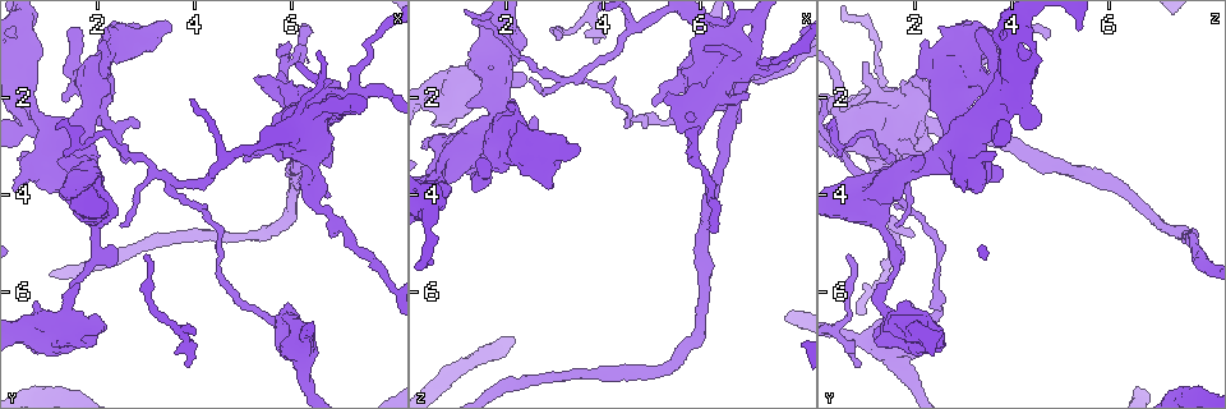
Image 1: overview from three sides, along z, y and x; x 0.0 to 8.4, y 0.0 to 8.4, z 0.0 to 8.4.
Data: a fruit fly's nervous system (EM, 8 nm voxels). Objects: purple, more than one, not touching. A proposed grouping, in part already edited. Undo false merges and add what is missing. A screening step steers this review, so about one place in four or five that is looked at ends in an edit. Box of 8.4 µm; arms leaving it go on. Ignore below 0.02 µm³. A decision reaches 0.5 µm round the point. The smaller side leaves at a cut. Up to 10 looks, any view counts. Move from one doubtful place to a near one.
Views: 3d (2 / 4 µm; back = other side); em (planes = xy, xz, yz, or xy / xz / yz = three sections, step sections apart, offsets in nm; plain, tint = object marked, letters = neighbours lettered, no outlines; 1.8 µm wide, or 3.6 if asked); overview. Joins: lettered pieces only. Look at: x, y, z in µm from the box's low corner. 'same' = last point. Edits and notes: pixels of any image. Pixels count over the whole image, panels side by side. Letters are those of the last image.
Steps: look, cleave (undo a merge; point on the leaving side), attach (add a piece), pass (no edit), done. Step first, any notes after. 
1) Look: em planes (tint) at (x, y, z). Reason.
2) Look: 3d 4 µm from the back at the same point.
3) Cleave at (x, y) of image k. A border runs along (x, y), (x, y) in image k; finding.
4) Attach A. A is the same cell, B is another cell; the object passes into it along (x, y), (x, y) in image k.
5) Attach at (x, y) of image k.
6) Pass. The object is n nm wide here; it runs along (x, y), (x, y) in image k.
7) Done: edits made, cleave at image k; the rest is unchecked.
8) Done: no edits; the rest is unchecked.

Look: 3d 4 µm at (5.60, 6.60, 2.35). Calibre changes.

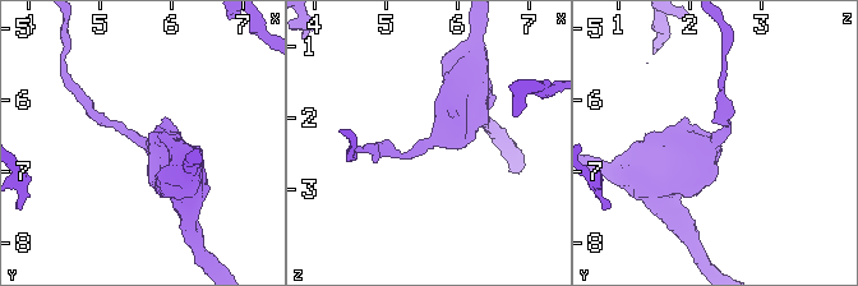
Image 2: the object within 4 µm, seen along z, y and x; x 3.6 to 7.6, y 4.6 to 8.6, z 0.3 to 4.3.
Look: em planes (tint) at (5.60, 6.60, 2.40). Shape alone is not enough.

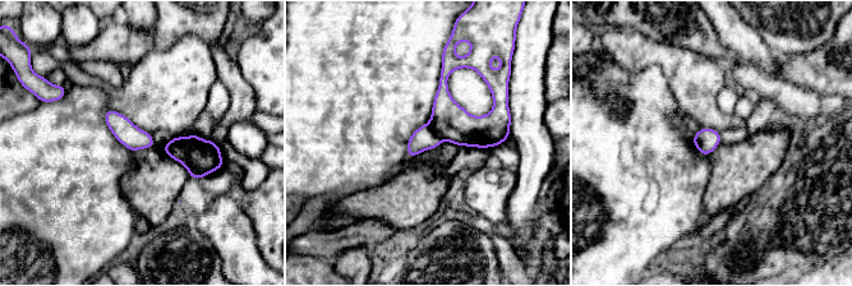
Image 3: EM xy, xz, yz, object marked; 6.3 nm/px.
Look: em planes (letters) at the same point. What lies round it.

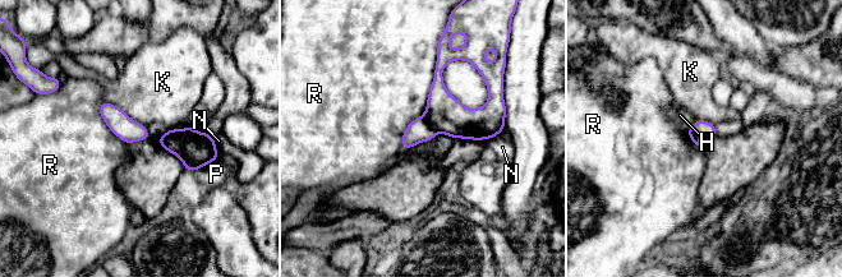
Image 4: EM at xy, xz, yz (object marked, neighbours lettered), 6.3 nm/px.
Cleave at (447, 115) of image 4. H, K, N, P and R are other cells; a border runs along (423, 115), (437, 133) in image 4; two neurons meet here.

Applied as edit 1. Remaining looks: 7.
Look: overview.

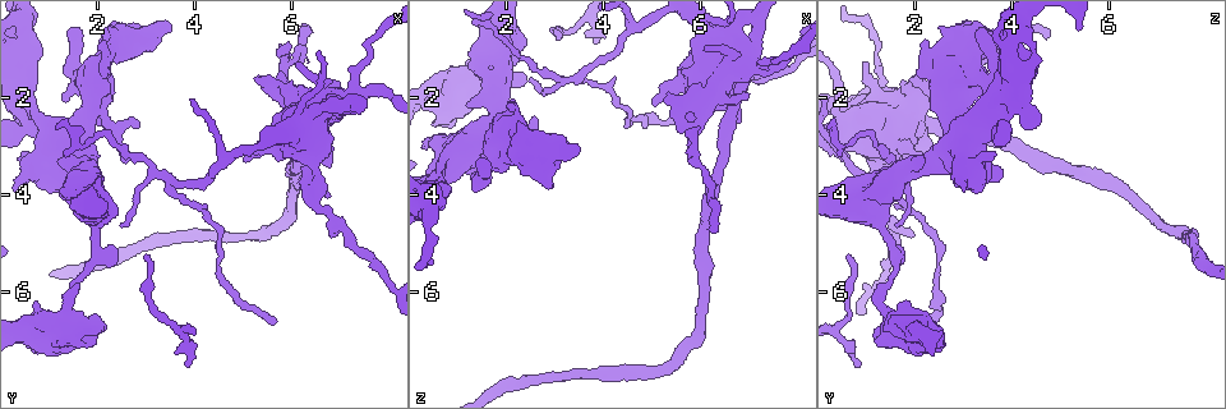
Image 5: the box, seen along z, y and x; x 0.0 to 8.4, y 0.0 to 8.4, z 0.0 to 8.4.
Look: em 3.6 µm xz step 4 (tint) at (1.85, 1.70, 3.10). Thick turns thin.

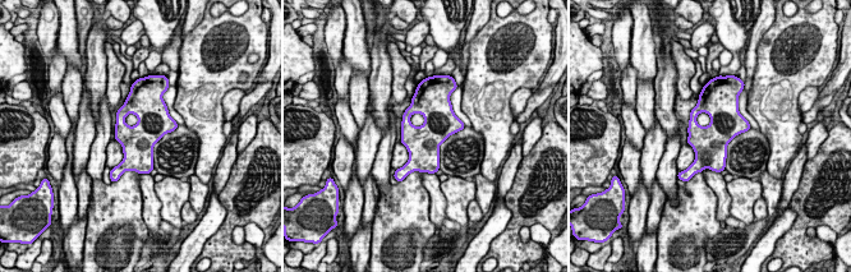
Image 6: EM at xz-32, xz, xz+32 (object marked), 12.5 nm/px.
Look: em 3.6 µm planes (letters) at the same point.

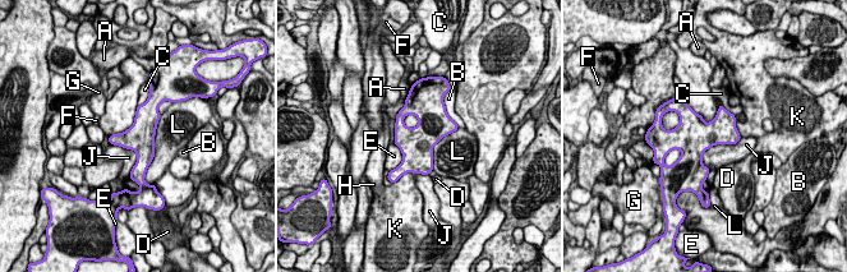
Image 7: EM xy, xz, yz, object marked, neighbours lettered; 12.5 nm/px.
Pass. A, B, C, D, E, F, G, H, J, K and L are other cells; a border runs along (741, 138), (710, 146), (702, 164) in image 7; one neuron here.

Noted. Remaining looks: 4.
Look: 3d 4 µm at (1.45, 5.95, 1.45).

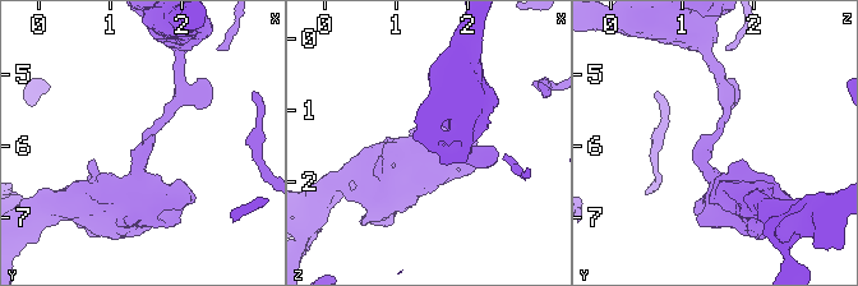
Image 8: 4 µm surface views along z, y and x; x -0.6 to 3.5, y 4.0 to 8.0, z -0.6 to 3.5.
Look: em xy step 8 (tint) at (1.45, 5.90, 1.40).

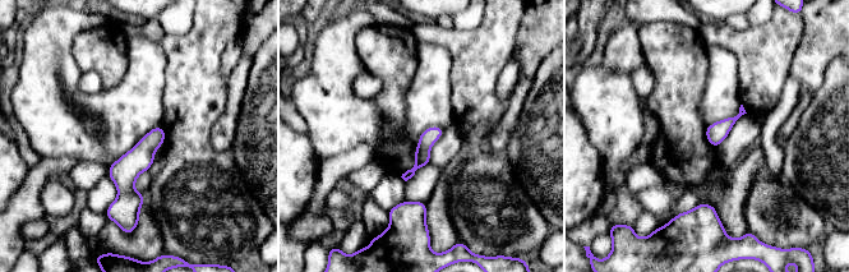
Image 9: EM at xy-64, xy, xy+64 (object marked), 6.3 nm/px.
Look: em planes (letters) at the same point. Cut it another way.

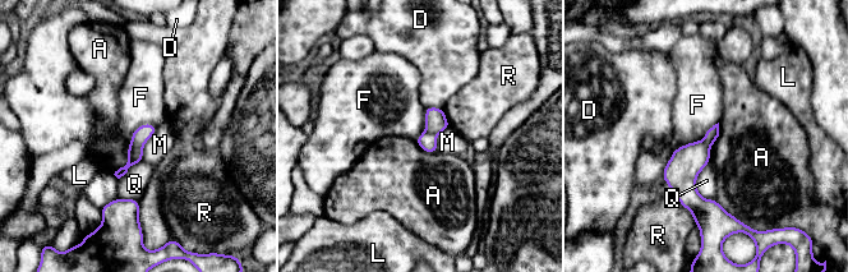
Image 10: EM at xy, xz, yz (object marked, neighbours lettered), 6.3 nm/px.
Cleave at (134, 152) of image 10. A, D, F, L, M, Q and R are other cells; the arms are 200, 380 nm wide; two neurons meet here.

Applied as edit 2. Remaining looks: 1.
Done: edits made, cleave at image 4, cleave at image 10; the rest is unchecked.

